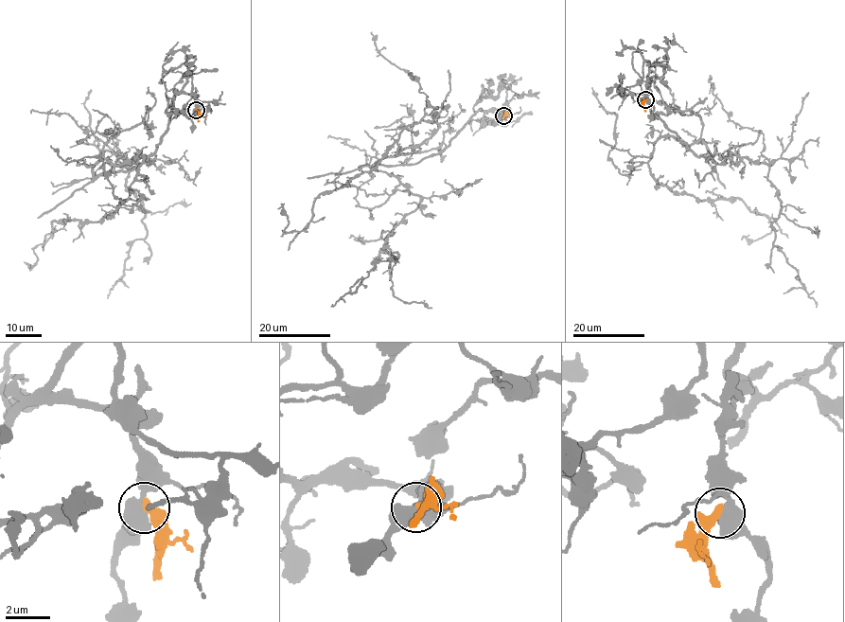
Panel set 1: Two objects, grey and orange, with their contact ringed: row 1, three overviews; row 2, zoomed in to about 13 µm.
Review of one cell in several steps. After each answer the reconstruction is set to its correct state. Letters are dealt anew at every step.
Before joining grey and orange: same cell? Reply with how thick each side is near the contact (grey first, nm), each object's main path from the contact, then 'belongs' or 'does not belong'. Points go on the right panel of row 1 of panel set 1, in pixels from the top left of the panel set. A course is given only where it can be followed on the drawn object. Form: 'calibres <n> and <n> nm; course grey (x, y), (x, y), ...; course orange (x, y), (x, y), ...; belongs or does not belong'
calibres 500 and 400 nm; course grey (645, 99), (650, 79), (650, 112), (709, 150), (663, 136), (652, 177), (736, 197), (772, 226), (748, 235); course orange (645, 99), (646, 112); does not belong

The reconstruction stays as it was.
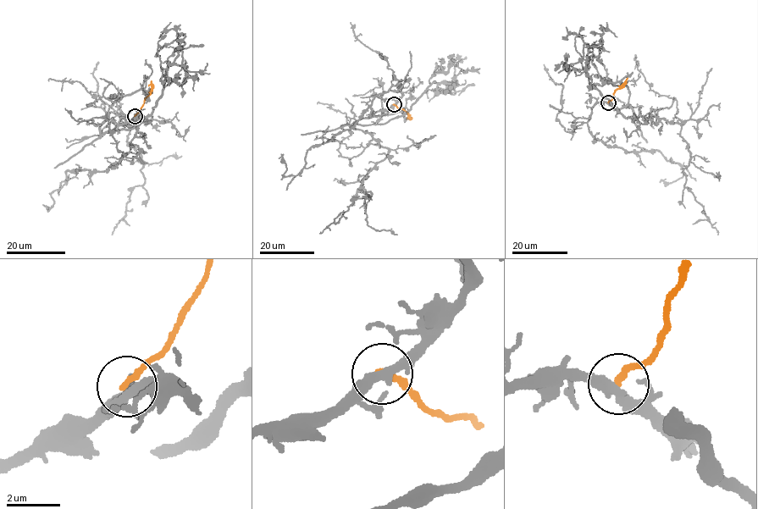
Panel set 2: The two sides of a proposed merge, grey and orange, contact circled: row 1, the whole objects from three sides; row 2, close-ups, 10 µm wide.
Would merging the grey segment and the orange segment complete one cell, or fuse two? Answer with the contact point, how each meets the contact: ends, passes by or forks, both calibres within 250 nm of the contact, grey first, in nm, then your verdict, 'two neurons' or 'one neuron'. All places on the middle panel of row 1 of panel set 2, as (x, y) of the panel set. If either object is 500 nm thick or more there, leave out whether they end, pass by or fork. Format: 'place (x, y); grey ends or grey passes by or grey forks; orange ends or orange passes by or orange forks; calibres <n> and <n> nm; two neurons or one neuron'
place (394, 104); grey passes by; orange ends; calibres 360 and 240 nm; two neurons

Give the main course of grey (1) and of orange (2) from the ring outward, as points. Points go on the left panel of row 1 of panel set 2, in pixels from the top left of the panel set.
1: (135, 116), (100, 127), (143, 116), (127, 124), (127, 141), (145, 182), (112, 235)
2: (135, 116), (148, 96), (151, 80)

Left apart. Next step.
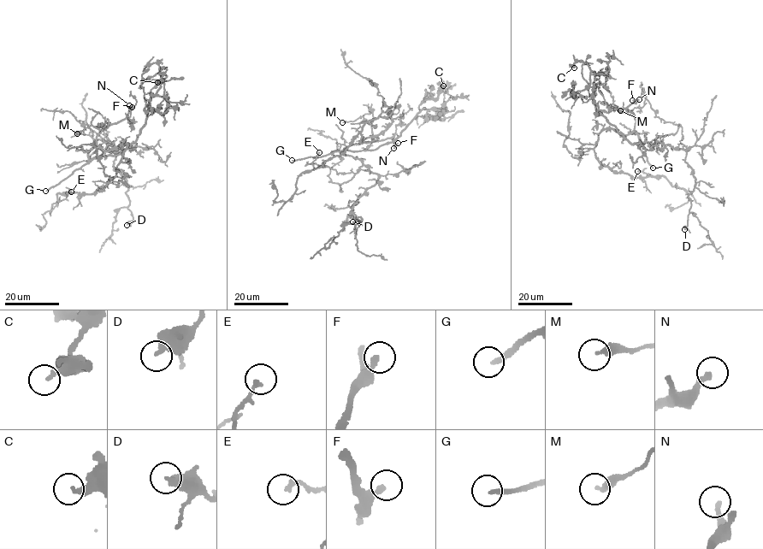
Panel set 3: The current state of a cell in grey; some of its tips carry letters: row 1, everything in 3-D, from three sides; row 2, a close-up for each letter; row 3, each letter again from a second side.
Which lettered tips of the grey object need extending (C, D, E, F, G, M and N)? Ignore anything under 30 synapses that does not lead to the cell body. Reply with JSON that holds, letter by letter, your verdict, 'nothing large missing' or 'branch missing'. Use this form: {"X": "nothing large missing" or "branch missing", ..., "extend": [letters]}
{"C": "nothing large missing", "D": "nothing large missing", "E": "nothing large missing", "F": "branch missing", "G": "branch missing", "M": "nothing large missing", "N": "branch missing", "extend": ["F", "G", "N"]}

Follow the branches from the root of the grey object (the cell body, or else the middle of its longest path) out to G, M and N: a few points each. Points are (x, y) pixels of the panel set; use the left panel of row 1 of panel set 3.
G: (102, 148), (95, 146), (88, 153), (86, 163), (45, 191)
M: (102, 148), (97, 144), (96, 136), (109, 125), (106, 128), (91, 125), (77, 133)
N: (102, 148), (97, 144), (97, 133), (122, 121), (130, 110), (129, 105)

